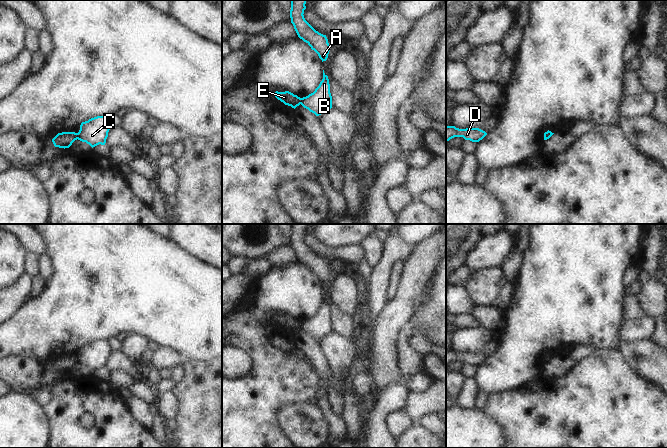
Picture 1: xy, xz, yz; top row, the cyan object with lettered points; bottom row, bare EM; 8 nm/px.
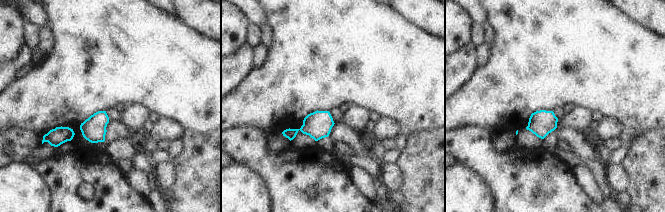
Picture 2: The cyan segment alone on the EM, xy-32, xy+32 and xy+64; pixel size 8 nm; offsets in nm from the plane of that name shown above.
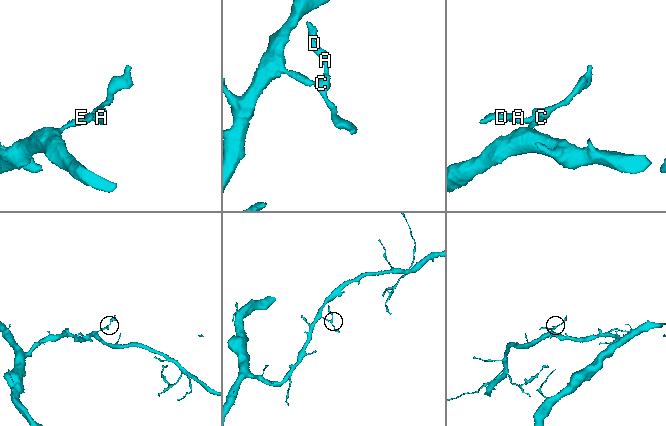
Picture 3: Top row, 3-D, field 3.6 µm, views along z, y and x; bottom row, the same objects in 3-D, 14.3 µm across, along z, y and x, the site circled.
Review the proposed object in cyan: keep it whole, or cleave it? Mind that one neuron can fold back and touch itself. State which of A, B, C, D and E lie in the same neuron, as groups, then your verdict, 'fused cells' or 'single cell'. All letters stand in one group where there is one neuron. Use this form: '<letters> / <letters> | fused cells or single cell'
A B C D / E | fused cells

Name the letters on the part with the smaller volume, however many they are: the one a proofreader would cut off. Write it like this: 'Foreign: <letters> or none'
Foreign: A, B, C, D

